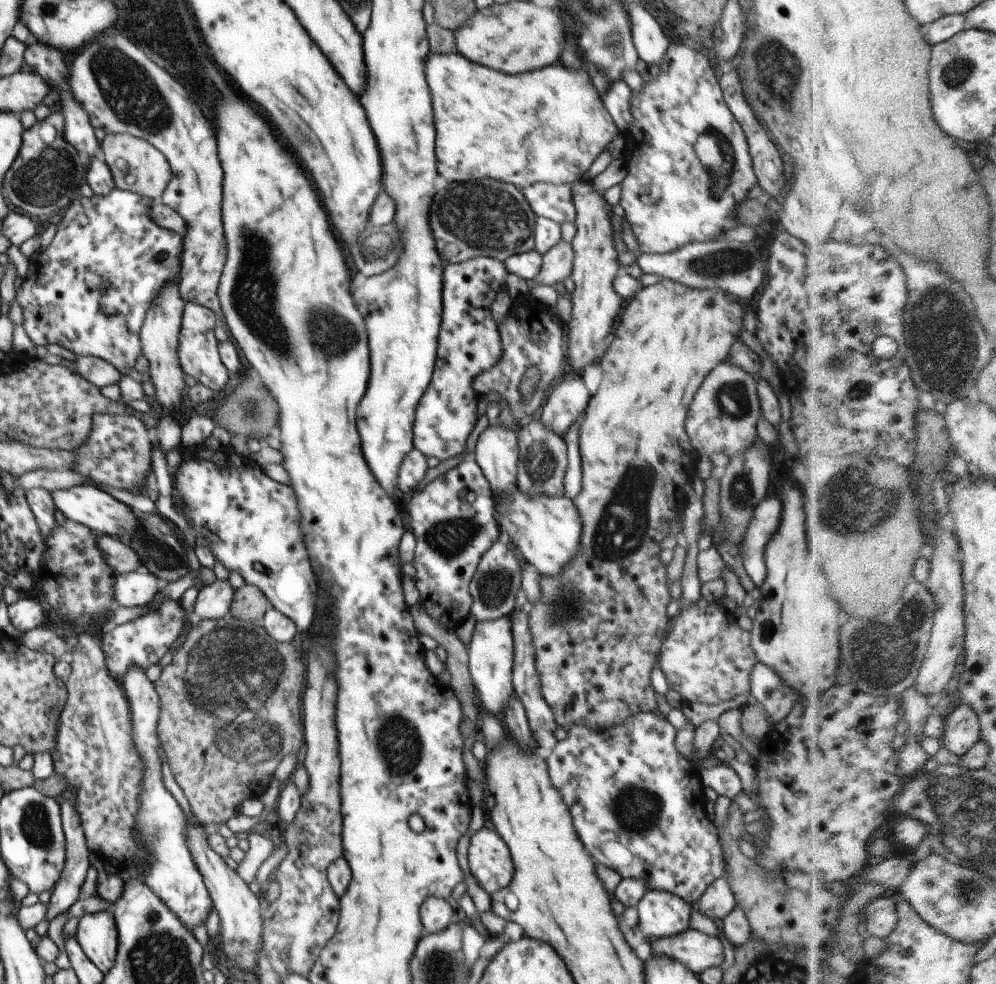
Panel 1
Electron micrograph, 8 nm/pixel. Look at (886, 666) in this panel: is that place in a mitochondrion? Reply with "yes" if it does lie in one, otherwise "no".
yes

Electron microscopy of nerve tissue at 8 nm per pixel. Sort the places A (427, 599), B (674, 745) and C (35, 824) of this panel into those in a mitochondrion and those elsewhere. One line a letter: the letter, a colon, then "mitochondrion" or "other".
A: other
B: other
C: mitochondrion

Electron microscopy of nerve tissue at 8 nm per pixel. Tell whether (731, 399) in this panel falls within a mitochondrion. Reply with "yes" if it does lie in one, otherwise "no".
yes

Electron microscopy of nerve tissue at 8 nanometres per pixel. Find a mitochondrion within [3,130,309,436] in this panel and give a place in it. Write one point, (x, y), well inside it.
(46, 179)

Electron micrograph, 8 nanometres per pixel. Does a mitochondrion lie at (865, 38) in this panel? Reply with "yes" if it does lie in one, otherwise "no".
no

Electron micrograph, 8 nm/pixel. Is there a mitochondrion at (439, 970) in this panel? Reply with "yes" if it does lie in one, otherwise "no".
yes

